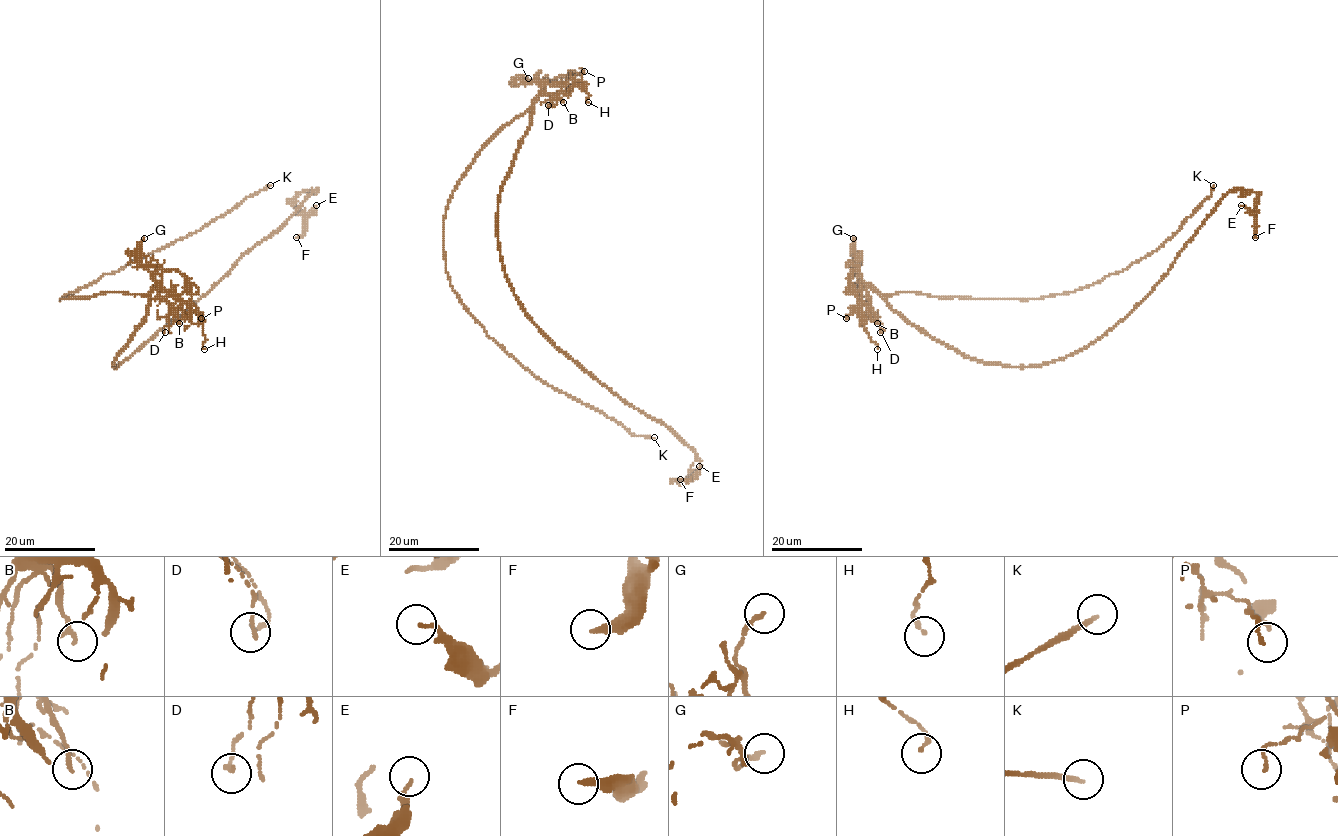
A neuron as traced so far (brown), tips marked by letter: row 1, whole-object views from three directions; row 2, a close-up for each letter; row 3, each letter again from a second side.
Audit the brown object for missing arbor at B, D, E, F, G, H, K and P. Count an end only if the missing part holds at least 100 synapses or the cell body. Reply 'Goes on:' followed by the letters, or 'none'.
Goes on: K

